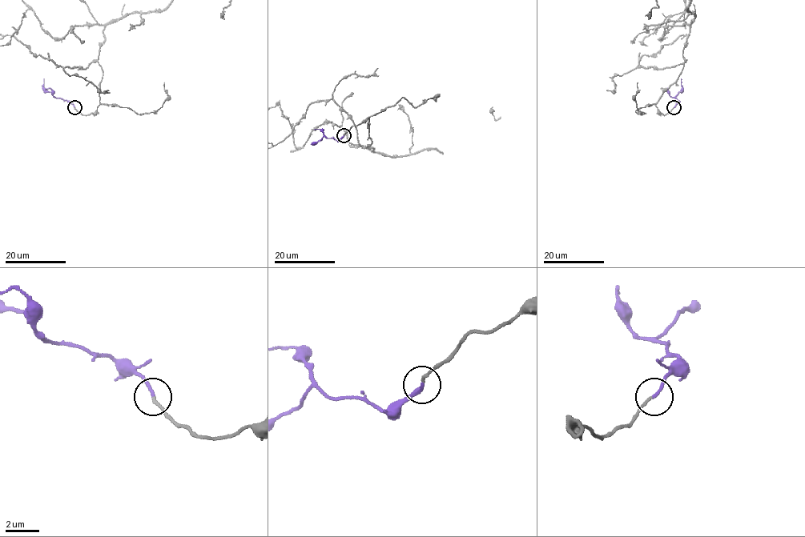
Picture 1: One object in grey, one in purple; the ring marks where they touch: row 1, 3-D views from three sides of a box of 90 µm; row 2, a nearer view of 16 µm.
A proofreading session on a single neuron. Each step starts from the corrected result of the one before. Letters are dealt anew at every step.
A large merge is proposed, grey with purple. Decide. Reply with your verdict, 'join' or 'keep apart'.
join

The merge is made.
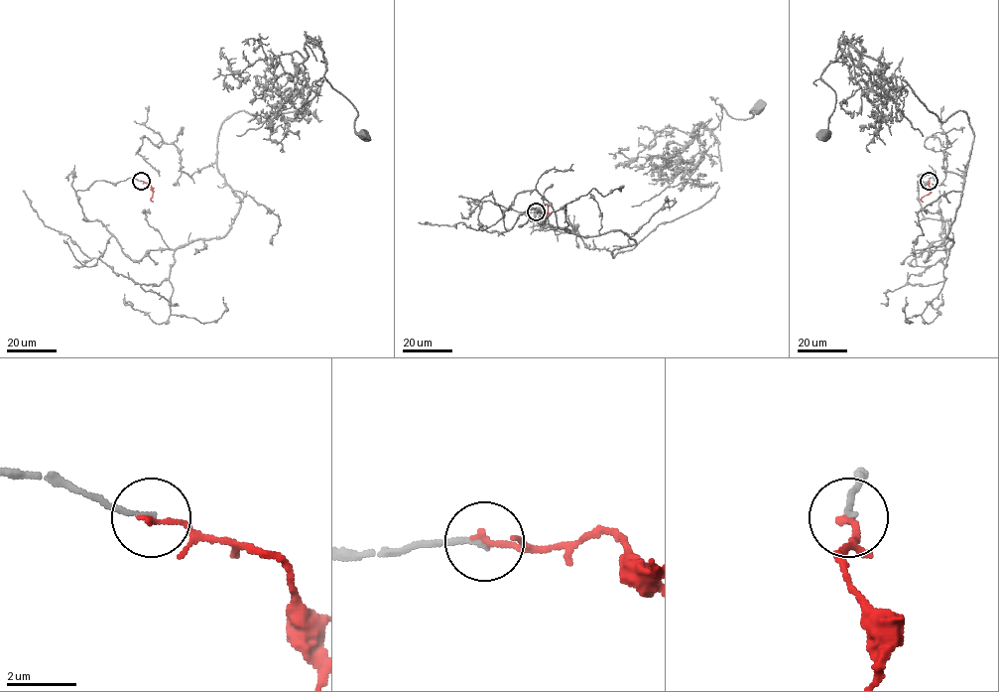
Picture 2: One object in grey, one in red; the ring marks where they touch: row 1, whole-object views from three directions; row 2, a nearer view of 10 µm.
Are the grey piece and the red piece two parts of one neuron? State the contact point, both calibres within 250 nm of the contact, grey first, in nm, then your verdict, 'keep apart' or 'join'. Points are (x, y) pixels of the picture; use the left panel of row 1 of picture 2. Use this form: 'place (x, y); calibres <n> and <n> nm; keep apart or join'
place (141, 181); calibres 150 and 170 nm; join

